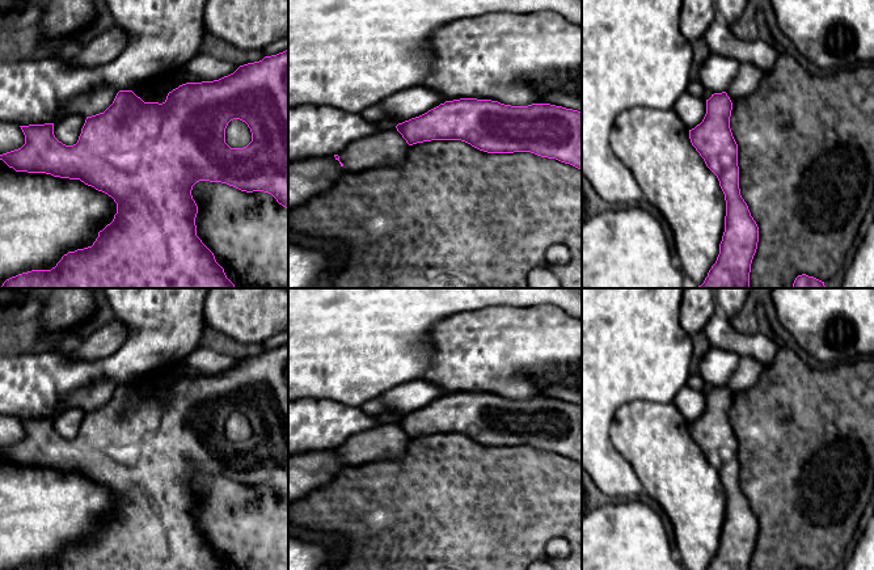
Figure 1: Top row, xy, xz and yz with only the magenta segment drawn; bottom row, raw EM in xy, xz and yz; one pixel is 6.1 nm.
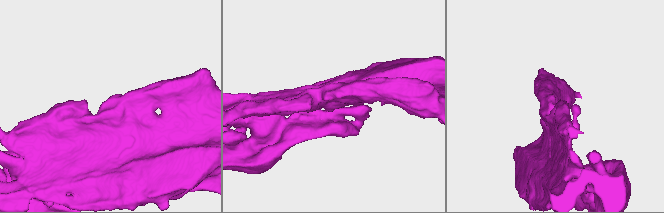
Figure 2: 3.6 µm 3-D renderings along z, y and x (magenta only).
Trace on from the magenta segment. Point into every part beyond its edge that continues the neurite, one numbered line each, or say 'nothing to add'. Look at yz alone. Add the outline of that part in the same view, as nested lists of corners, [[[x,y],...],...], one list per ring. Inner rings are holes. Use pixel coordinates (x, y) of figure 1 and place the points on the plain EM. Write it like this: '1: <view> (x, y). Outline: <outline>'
1: yz (748, 371). Outline: [[[743,356],[739,360],[735,373],[730,377],[726,387],[731,396],[751,389],[759,380],[763,366],[751,356]]]

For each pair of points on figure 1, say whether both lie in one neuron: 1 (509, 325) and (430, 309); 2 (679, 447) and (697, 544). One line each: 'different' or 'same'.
1: different
2: same

